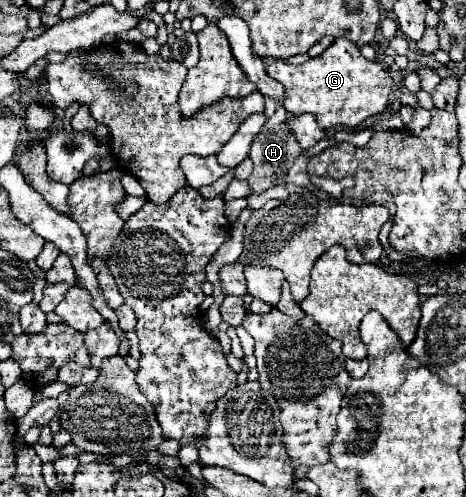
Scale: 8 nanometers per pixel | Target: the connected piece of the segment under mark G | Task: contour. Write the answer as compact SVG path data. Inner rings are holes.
M343 37L335 39L329 49L303 65L291 65L277 59L267 67L267 73L285 87L285 109L291 115L315 115L319 127L323 129L355 129L367 117L383 113L393 91L393 79L389 71L385 71L377 61L365 59L359 53L359 47Z

